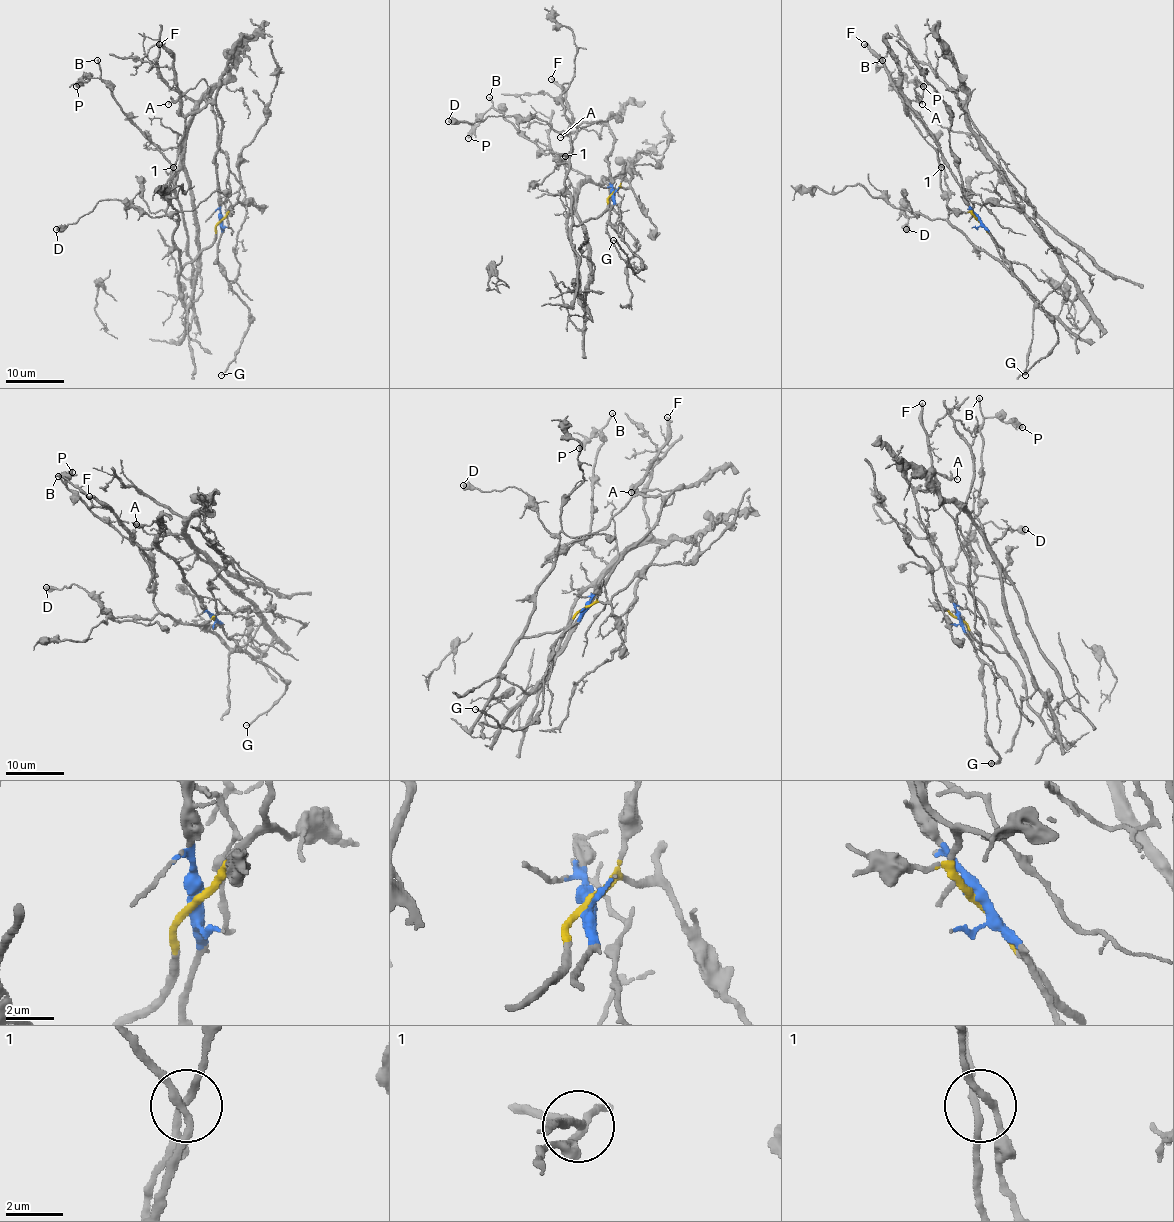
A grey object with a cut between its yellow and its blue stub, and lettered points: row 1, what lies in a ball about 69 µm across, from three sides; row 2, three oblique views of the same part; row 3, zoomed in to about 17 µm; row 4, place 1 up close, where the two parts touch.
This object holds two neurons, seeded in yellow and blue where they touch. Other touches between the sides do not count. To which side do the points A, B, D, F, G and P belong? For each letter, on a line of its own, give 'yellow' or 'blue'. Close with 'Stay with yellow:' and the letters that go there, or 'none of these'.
A: blue
B: yellow
D: yellow
F: blue
G: blue
P: yellow
Stay with yellow: B, D, P

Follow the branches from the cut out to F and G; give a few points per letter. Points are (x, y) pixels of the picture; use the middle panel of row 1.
F: (612, 193), (608, 158), (613, 142), (610, 129), (600, 122), (574, 124), (565, 103), (565, 93), (551, 79)
G: (612, 193), (609, 221), (639, 259), (641, 268), (637, 272), (613, 240)

